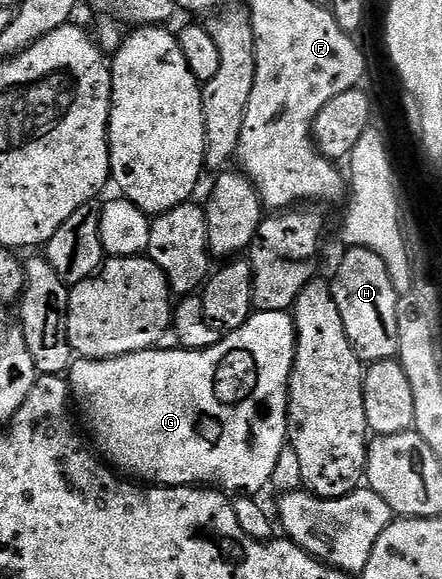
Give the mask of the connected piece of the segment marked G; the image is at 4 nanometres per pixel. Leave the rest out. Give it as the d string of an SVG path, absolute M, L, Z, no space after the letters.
M254 310L243 326L228 332L224 337L218 338L216 345L205 351L150 349L130 355L120 355L114 359L78 358L67 372L69 394L75 407L77 403L78 409L81 410L82 417L89 419L89 431L93 434L94 441L97 442L98 448L96 447L96 450L118 472L126 471L127 474L134 475L134 477L129 477L137 481L144 481L149 485L163 487L208 485L210 488L220 489L225 493L236 493L241 497L257 497L260 496L261 490L266 490L270 486L272 474L275 473L276 466L279 465L279 455L287 448L289 438L289 378L293 372L293 358L296 348L297 330L289 311Z

